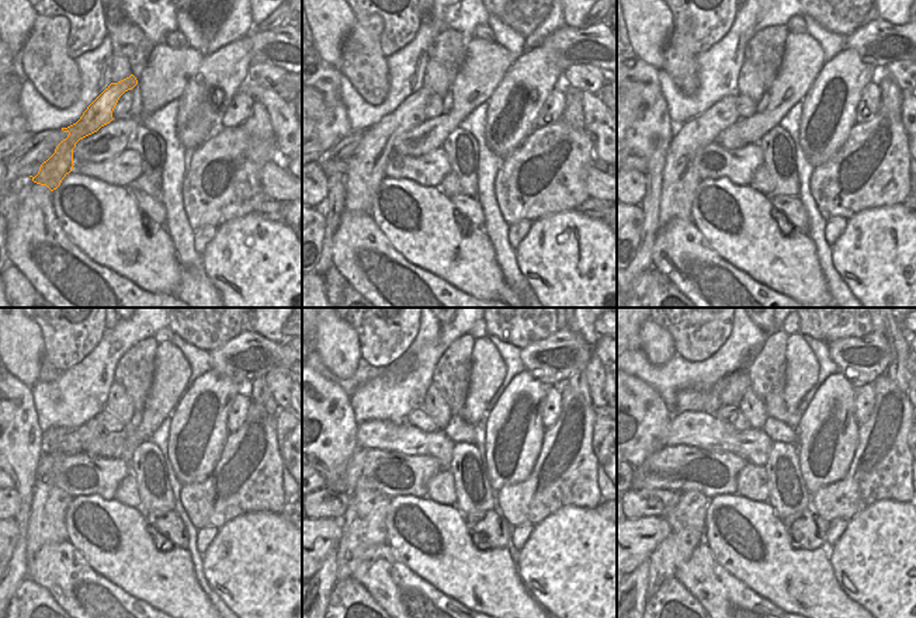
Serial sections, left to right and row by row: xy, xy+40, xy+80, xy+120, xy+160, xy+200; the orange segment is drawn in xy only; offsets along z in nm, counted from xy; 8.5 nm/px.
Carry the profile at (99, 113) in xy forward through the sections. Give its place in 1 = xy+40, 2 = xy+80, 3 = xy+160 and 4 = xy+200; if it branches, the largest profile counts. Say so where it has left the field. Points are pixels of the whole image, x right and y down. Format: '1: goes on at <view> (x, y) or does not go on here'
1: goes on at xy+40 (365, 169)
2: goes on at xy+80 (679, 177)
3: goes on at xy+160 (363, 526)
4: goes on at xy+200 (687, 520)

